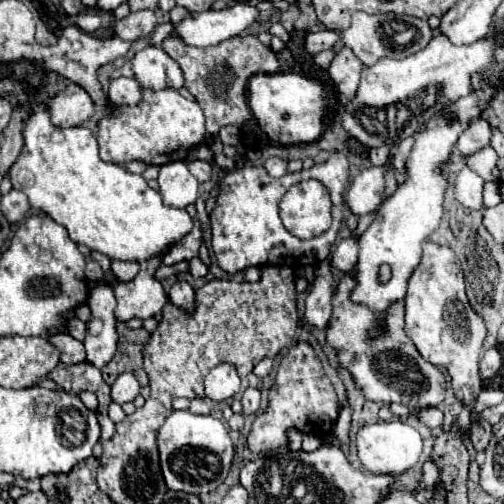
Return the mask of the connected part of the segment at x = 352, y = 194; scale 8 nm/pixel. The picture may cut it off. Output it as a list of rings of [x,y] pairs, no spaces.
[[[389,165],[363,169],[347,191],[347,205],[355,215],[367,215],[381,205],[385,191],[385,175]]]

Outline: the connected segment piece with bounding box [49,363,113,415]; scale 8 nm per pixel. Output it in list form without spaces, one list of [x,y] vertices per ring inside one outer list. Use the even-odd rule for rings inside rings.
[[[59,363],[57,369],[49,373],[49,377],[63,387],[67,393],[81,393],[81,391],[93,391],[99,399],[99,413],[107,415],[107,407],[113,401],[111,399],[111,387],[103,381],[101,371],[93,367],[91,363],[79,363],[79,365],[63,365]]]

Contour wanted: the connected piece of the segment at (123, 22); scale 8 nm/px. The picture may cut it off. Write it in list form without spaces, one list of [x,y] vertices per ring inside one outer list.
[[[141,9],[119,19],[115,23],[115,35],[125,41],[137,41],[141,37],[151,35],[155,29],[155,23],[157,23],[155,13],[151,9]]]

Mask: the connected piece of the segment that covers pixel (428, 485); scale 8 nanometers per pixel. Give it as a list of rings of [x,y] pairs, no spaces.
[[[429,457],[423,465],[423,475],[419,479],[419,487],[421,489],[433,489],[439,483],[439,477],[441,477],[439,465],[433,461],[433,457]]]

